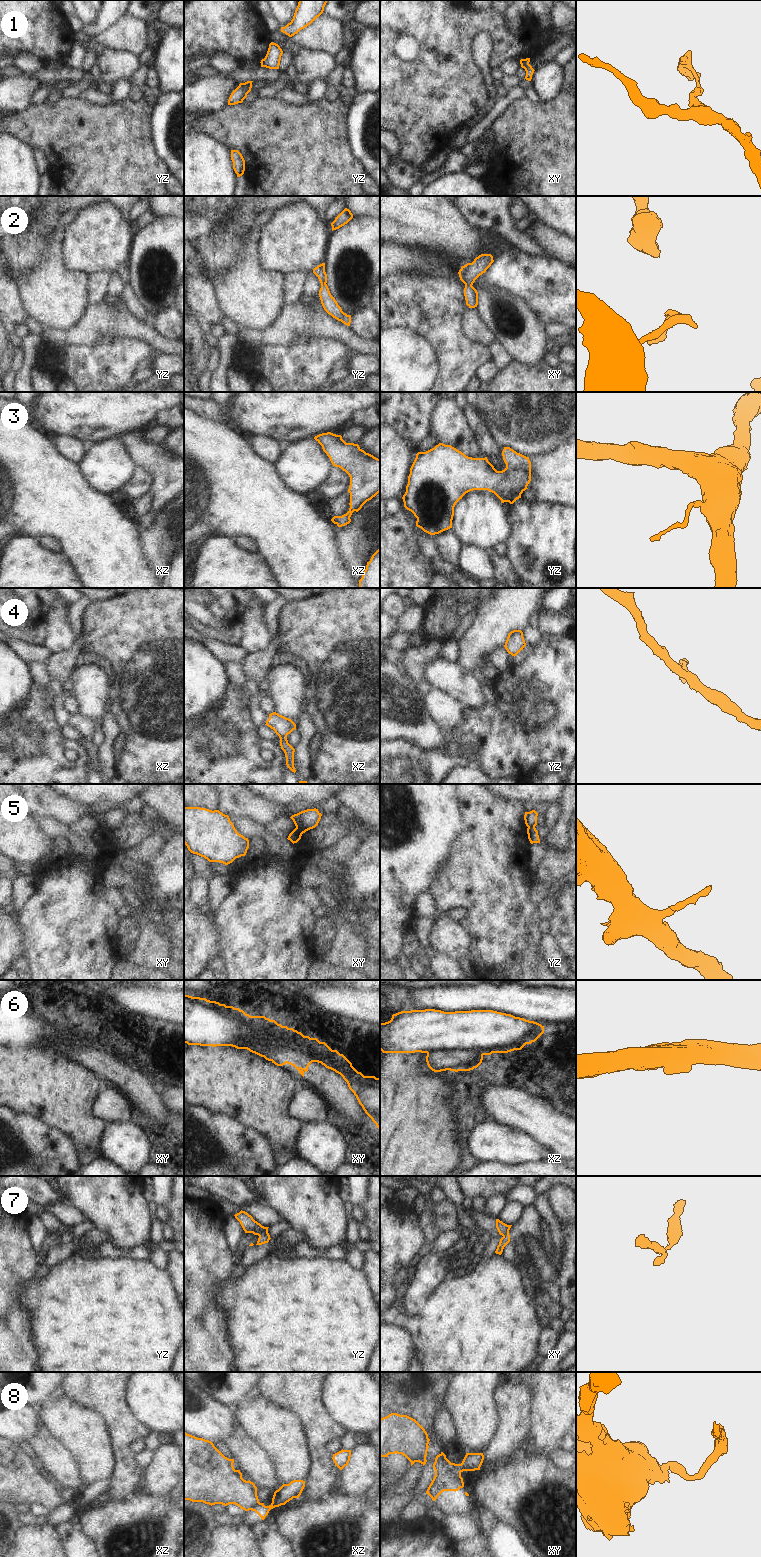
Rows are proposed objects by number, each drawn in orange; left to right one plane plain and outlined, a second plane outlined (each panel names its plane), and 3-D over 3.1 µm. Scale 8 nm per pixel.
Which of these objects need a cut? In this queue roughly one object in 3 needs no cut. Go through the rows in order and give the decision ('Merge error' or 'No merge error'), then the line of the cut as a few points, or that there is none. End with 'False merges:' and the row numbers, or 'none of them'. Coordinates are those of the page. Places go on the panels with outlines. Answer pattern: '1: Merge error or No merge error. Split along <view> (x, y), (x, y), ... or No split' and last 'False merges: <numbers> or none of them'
1: No merge error. No split
2: No merge error. No split
3: No merge error. No split
4: No merge error. No split
5: Merge error. Split along xy (296, 826), (300, 826), (305, 831)
6: Merge error. Split along xz (426, 1052), (442, 1049), (475, 1049), (482, 1055)
7: Merge error. Split along yz (265, 1227), (258, 1235)
8: Merge error. Split along xy (451, 1463), (460, 1472)
False merges: 5, 6, 7, 8.

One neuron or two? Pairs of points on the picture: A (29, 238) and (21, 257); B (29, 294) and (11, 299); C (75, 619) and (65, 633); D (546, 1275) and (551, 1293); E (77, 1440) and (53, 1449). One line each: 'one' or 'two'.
A: one
B: two
C: two
D: two
E: two

